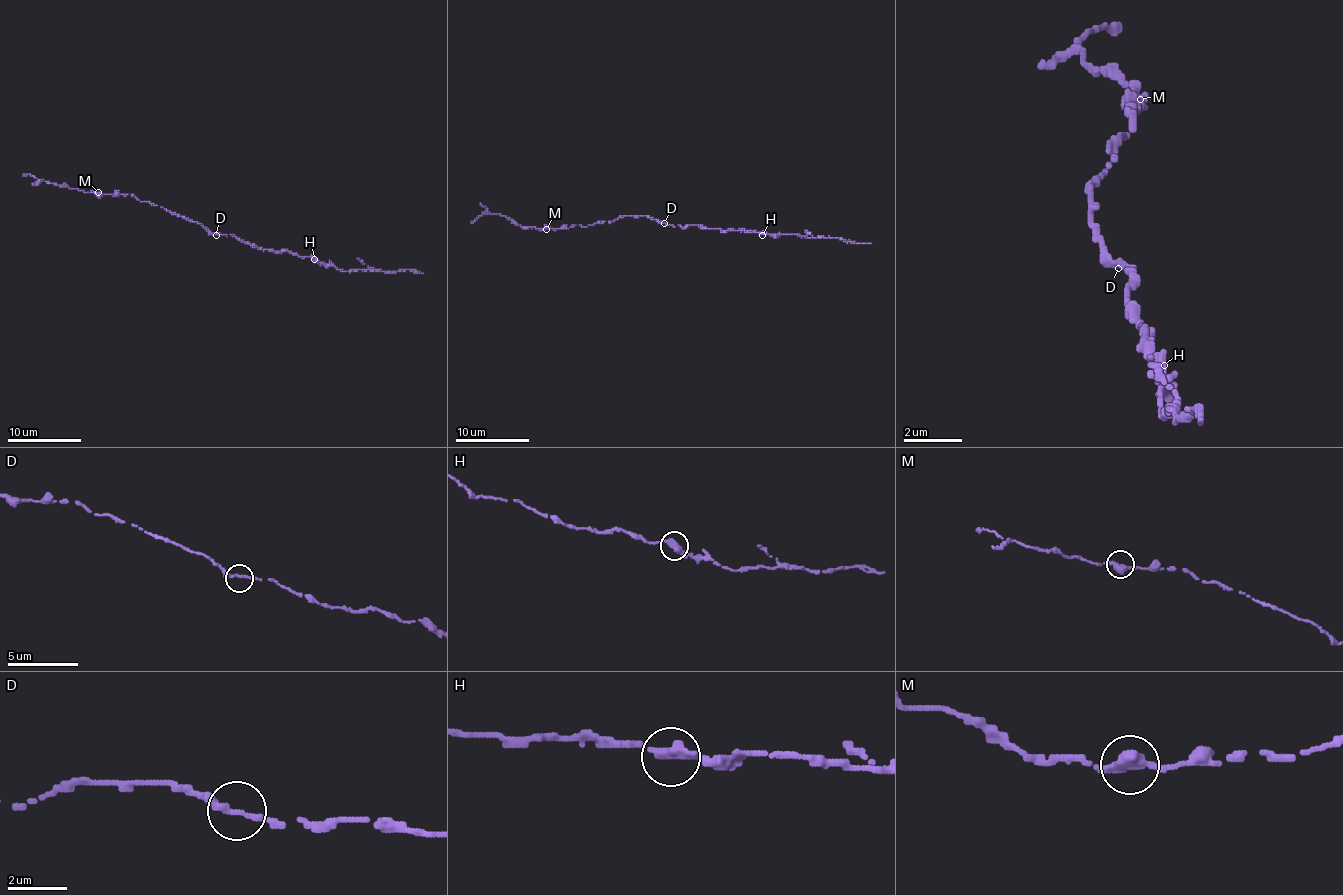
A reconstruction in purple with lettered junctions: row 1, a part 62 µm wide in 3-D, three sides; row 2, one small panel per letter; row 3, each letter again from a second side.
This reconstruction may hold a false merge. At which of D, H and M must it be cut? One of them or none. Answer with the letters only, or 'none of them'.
H

